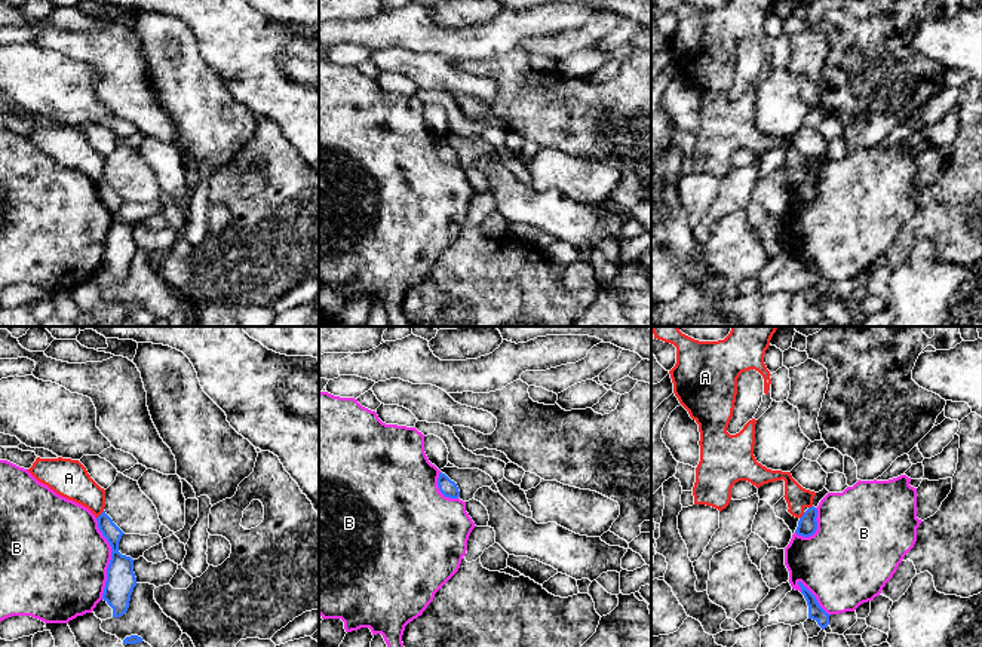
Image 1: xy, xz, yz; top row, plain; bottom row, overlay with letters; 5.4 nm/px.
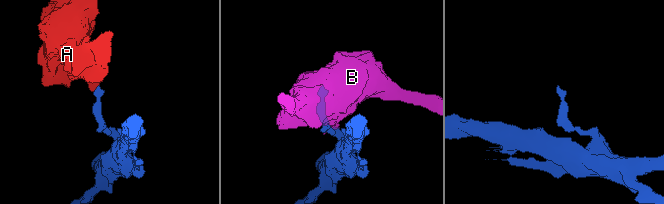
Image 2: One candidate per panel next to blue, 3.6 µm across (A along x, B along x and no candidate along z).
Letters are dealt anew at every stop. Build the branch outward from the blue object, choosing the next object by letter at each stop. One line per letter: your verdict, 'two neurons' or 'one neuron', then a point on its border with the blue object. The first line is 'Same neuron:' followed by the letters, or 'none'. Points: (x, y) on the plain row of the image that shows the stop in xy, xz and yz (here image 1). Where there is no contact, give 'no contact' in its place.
Same neuron: none
A: two neurons; contact xy (100, 183)
B: two neurons; contact xy (111, 226)

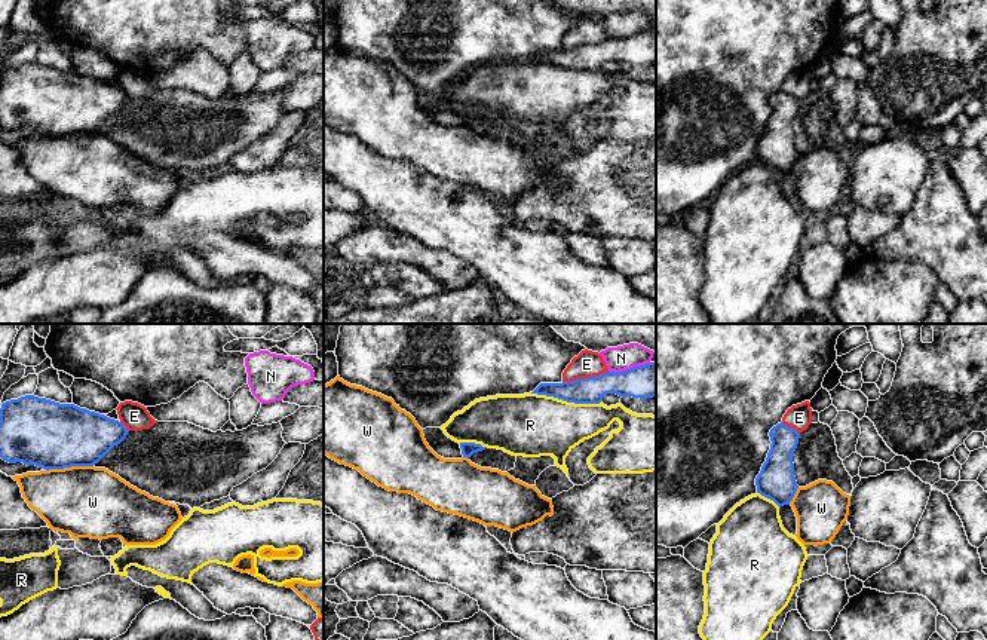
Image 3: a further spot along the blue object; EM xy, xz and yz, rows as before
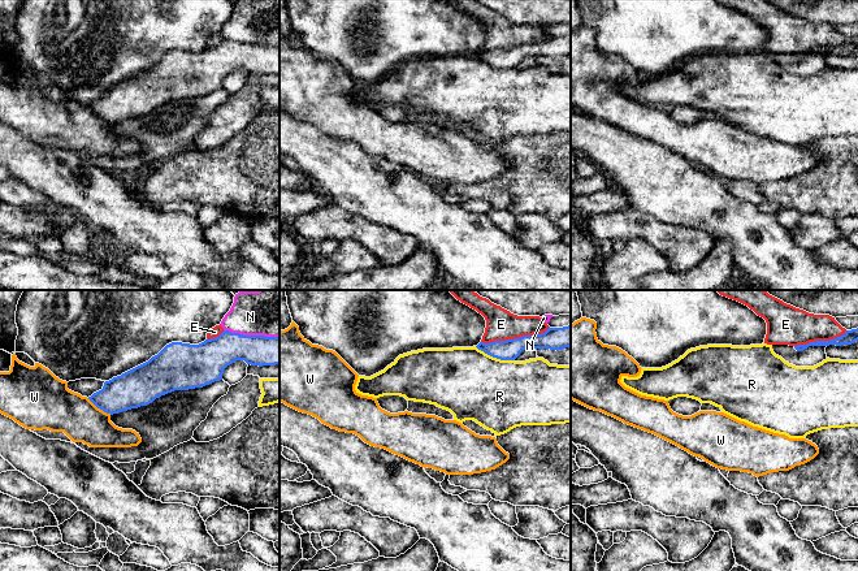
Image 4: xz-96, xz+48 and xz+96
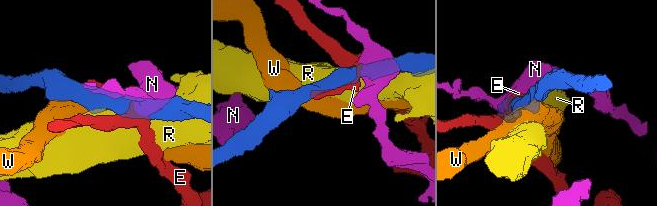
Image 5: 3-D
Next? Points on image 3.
Same neuron: W
E: two neurons; contact xz (585, 46)
N: two neurons; contact xz (628, 37)
R: two neurons; contact xz (566, 67)
W: one neuron; contact xy (69, 134)

